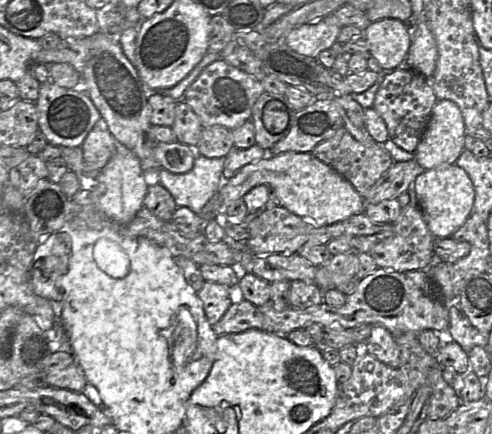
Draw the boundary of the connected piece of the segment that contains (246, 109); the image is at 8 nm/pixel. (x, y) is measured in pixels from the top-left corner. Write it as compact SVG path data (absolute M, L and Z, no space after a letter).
M222 59L209 64L186 89L183 101L198 116L203 128L223 126L233 130L250 120L252 108L265 92L261 82Z

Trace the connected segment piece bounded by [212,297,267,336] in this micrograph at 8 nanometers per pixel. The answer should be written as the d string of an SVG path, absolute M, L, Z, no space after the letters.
M235 297L225 314L212 328L217 336L245 331L250 328L265 330L264 316L251 302Z

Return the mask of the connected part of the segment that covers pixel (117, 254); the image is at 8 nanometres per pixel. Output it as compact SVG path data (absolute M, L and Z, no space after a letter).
M98 239L93 247L93 257L98 267L112 278L124 278L130 271L130 260L115 242Z

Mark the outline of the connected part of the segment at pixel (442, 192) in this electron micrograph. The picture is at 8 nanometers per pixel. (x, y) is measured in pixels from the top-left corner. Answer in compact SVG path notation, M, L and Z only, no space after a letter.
M441 164L426 169L414 181L417 205L435 238L449 238L473 212L475 191L468 174L458 165Z

